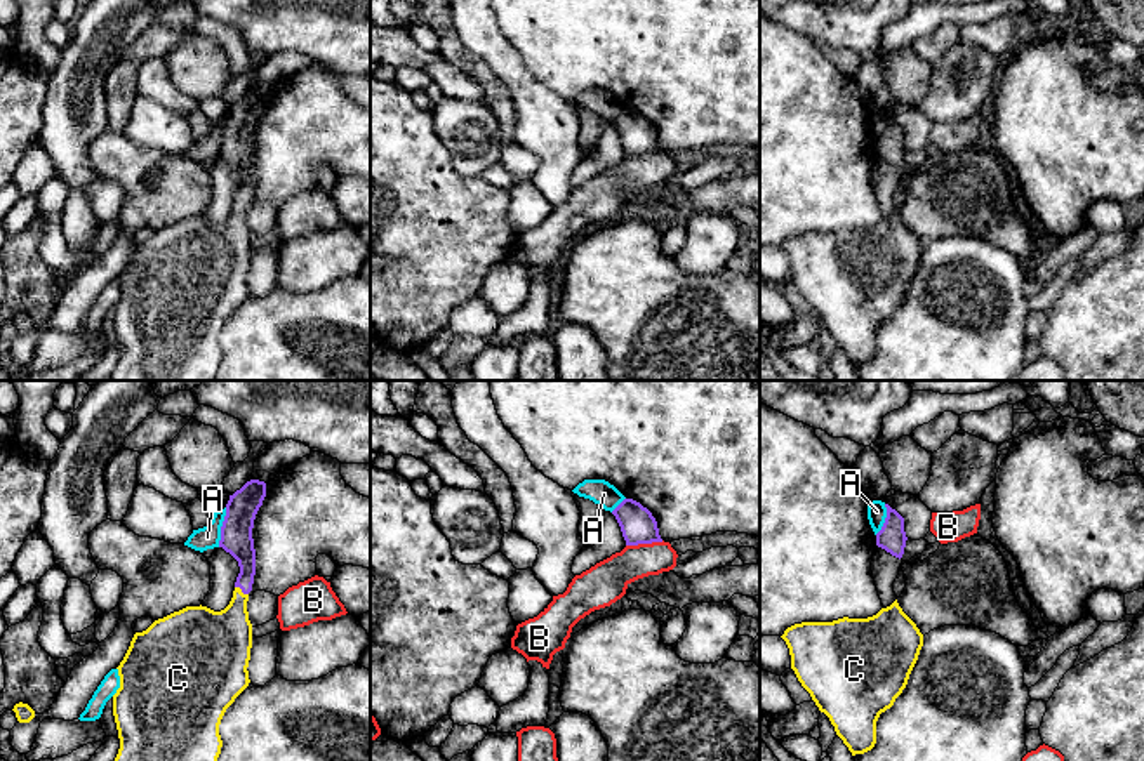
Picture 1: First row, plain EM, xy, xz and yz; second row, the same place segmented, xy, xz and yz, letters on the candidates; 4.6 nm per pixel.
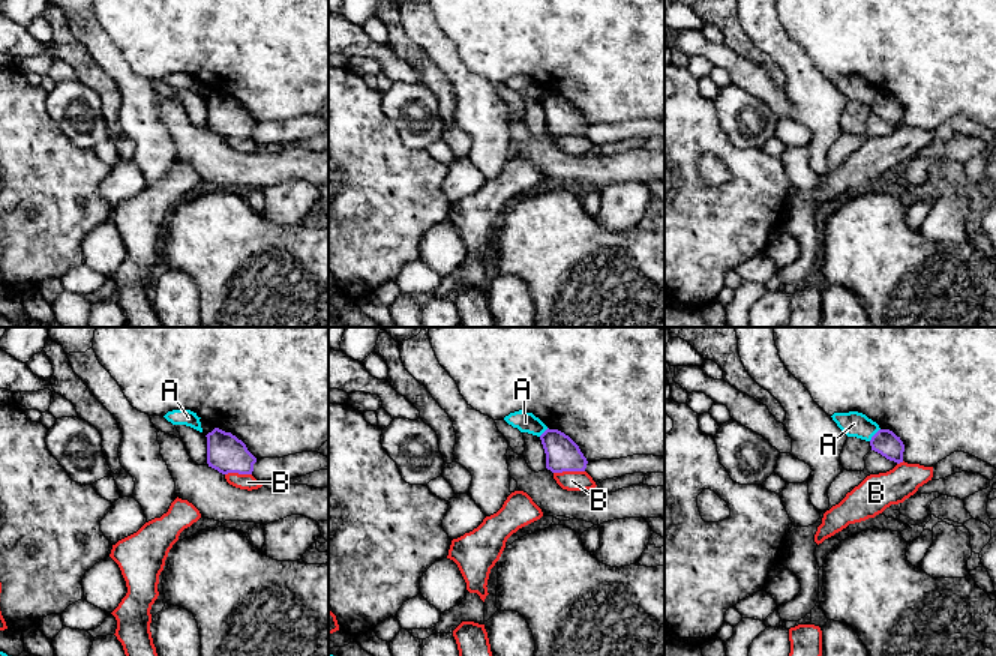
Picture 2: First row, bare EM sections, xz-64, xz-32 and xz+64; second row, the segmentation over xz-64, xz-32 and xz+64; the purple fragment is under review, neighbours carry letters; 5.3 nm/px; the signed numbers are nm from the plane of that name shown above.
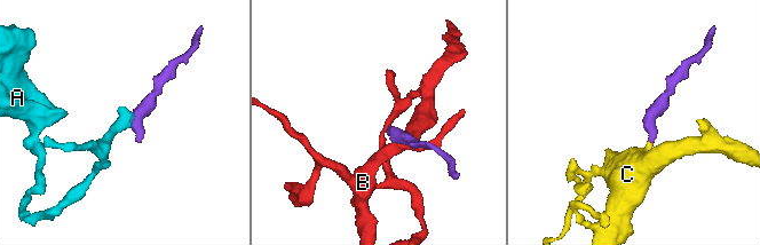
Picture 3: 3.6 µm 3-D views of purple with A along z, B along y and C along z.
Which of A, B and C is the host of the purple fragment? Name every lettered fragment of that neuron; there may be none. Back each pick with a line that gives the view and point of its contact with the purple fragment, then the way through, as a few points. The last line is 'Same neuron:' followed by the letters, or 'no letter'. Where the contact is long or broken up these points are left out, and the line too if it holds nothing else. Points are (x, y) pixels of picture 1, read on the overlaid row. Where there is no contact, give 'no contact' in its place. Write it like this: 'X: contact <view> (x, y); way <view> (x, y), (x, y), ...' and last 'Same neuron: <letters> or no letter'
C: contact xy (242, 591); way xy (237, 539), (246, 555), (242, 591), (230, 631), (221, 640)
Same neuron: C

